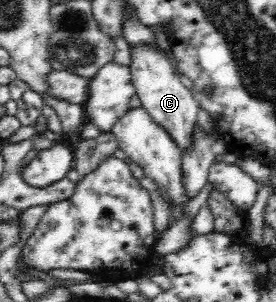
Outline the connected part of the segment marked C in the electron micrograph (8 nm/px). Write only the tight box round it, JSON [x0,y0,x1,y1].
[128,44,200,155]

